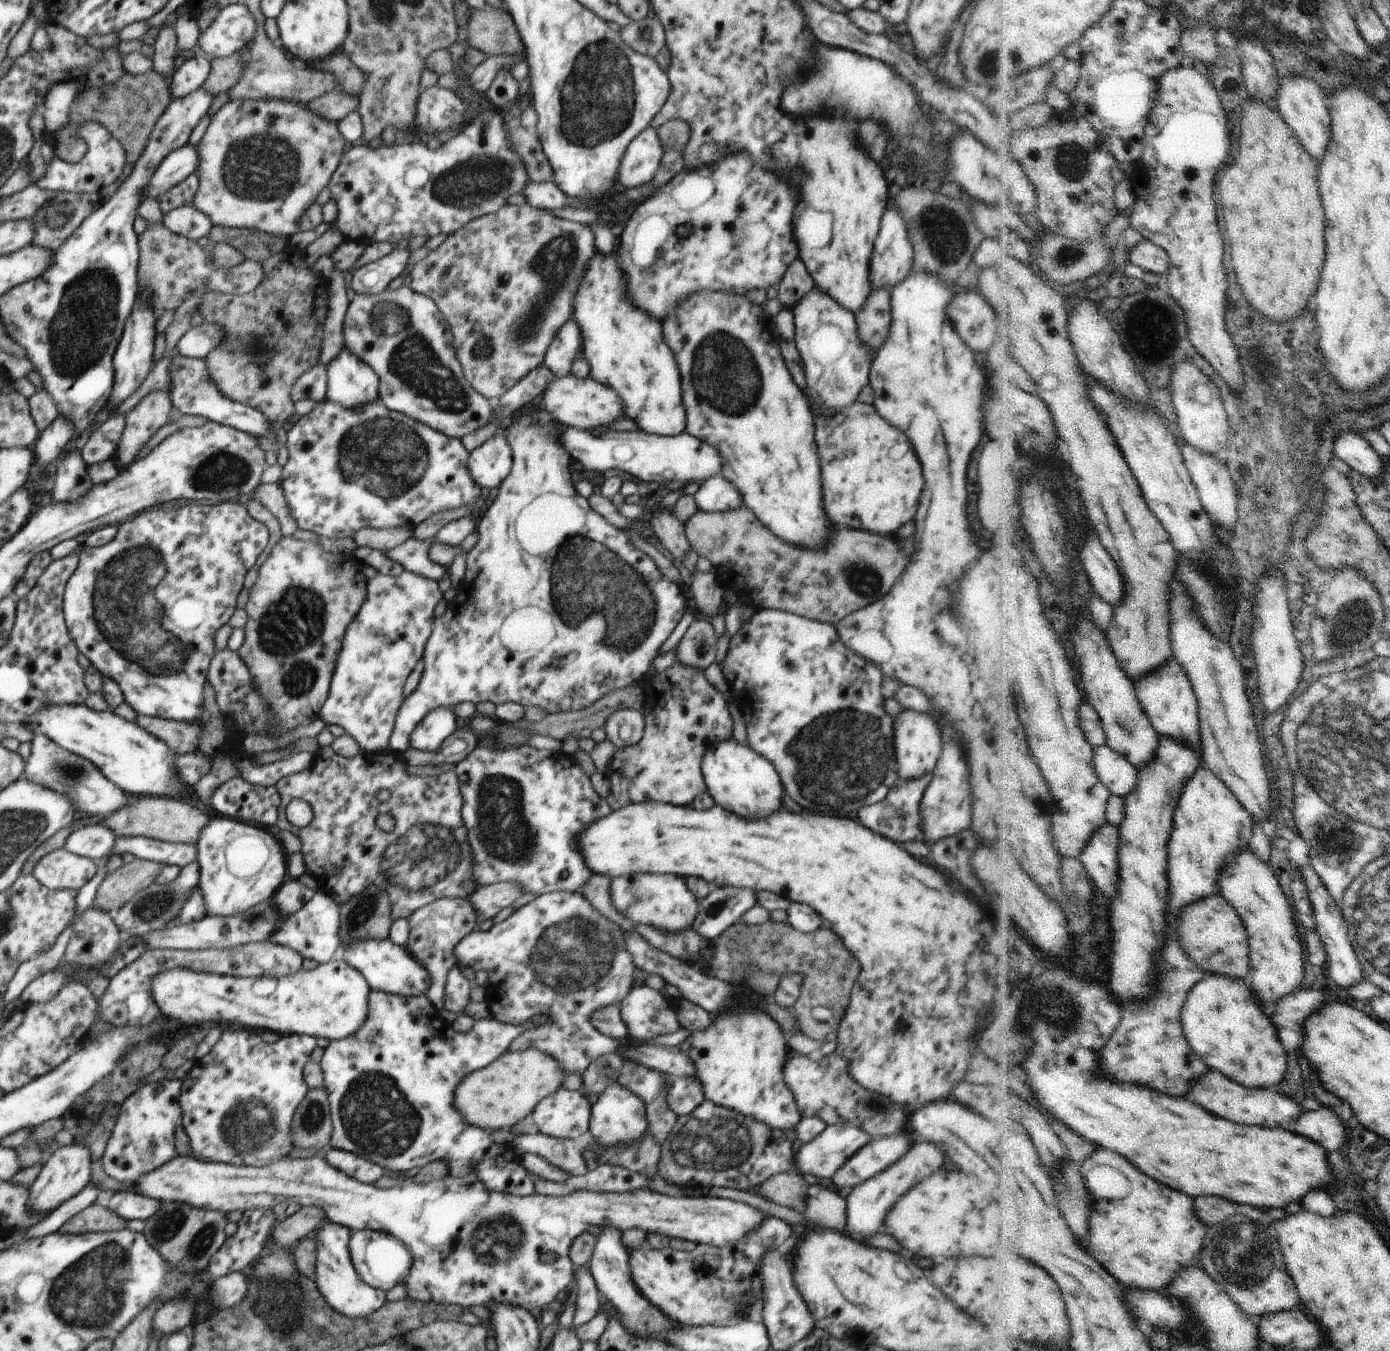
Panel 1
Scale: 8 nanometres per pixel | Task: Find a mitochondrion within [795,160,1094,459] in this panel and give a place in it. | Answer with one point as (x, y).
(935, 224)

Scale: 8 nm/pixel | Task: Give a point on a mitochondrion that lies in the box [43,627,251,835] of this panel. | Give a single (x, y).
(64, 770)

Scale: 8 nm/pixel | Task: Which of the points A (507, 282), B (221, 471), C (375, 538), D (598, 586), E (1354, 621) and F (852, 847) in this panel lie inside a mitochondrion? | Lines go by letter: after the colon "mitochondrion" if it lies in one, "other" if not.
A: mitochondrion
B: mitochondrion
C: other
D: mitochondrion
E: mitochondrion
F: other

